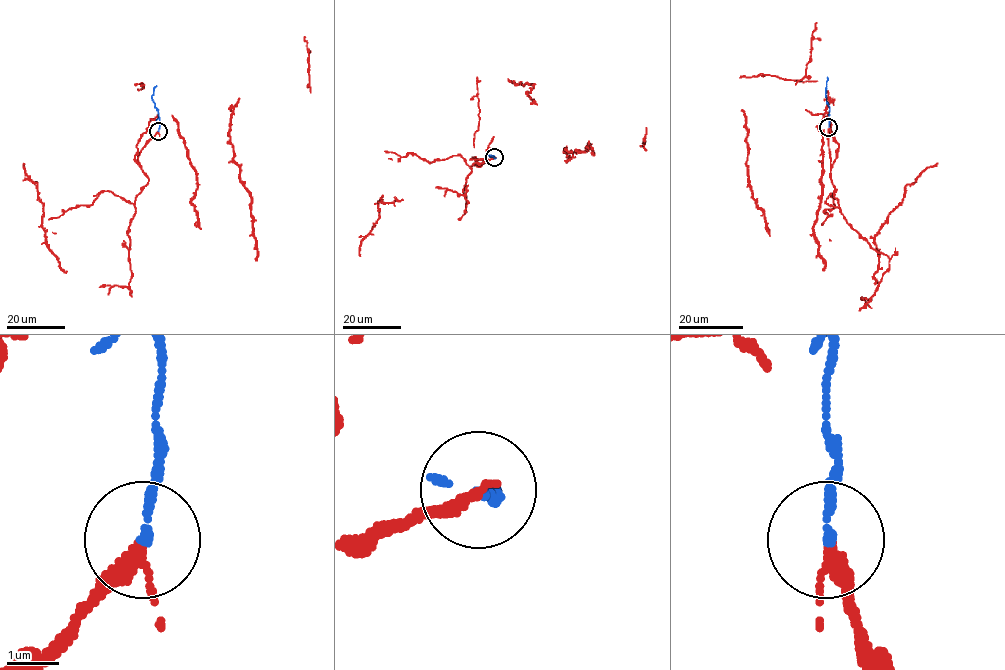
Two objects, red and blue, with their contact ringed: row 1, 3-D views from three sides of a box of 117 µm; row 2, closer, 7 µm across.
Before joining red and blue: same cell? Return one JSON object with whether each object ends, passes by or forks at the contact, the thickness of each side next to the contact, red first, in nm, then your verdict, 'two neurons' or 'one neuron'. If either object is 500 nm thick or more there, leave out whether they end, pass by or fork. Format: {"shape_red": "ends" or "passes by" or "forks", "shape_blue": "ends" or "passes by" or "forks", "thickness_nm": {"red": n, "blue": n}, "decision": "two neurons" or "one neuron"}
{"shape_red": "passes by", "shape_blue": "ends", "thickness_nm": {"red": 220, "blue": 170}, "decision": "two neurons"}

